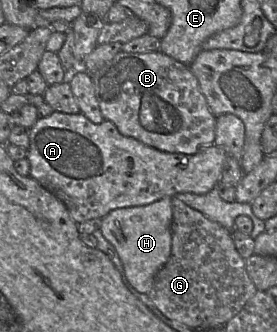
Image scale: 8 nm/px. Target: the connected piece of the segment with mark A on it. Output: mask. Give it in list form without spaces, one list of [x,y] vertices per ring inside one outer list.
[[[54,111],[47,117],[40,117],[29,129],[29,139],[29,176],[60,199],[77,224],[93,218],[101,219],[114,209],[148,205],[178,193],[206,194],[220,182],[224,162],[229,157],[216,145],[203,146],[195,154],[160,151],[122,135],[111,121],[105,119],[95,124],[81,112],[66,114]]]

